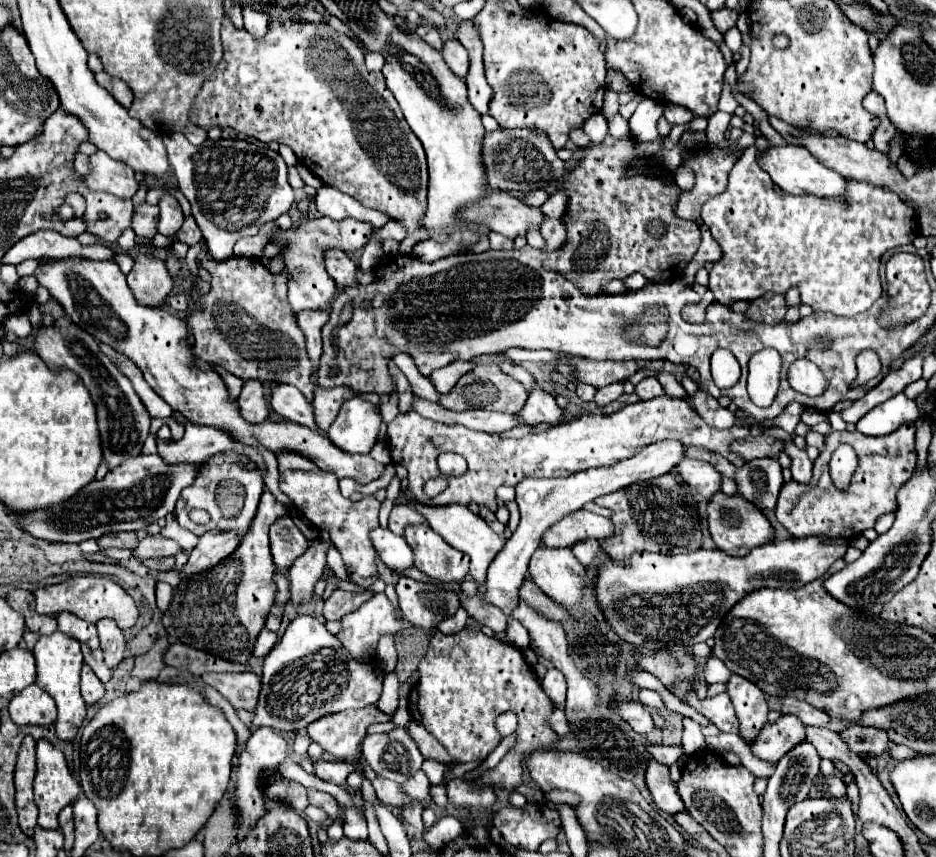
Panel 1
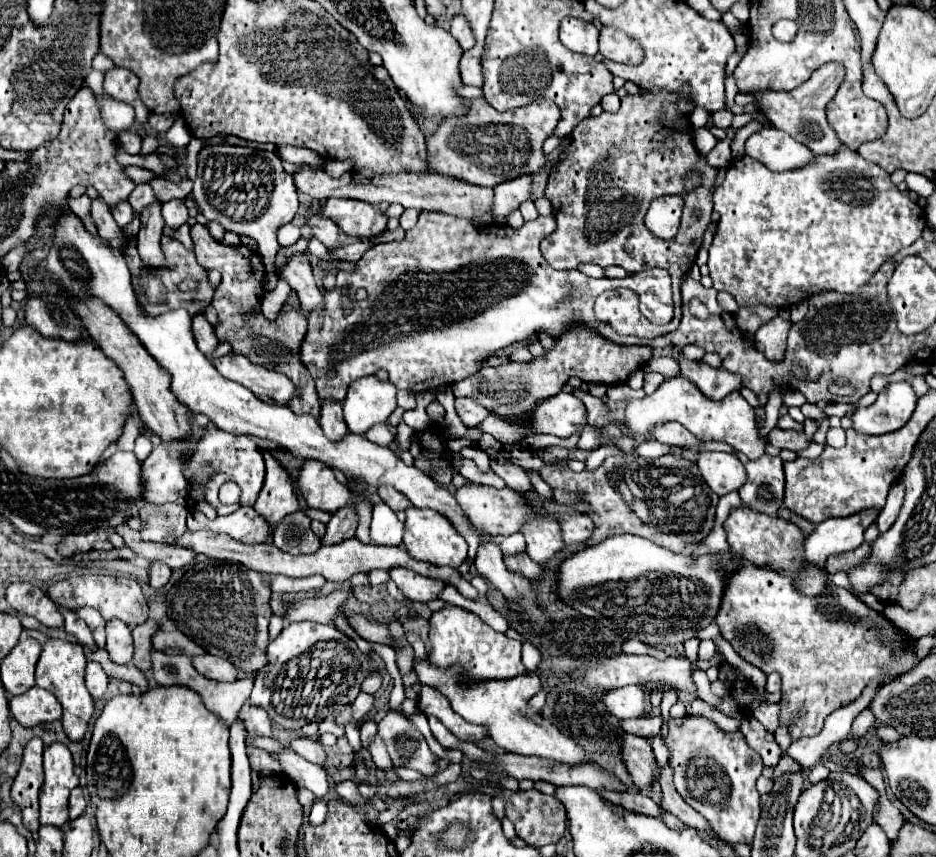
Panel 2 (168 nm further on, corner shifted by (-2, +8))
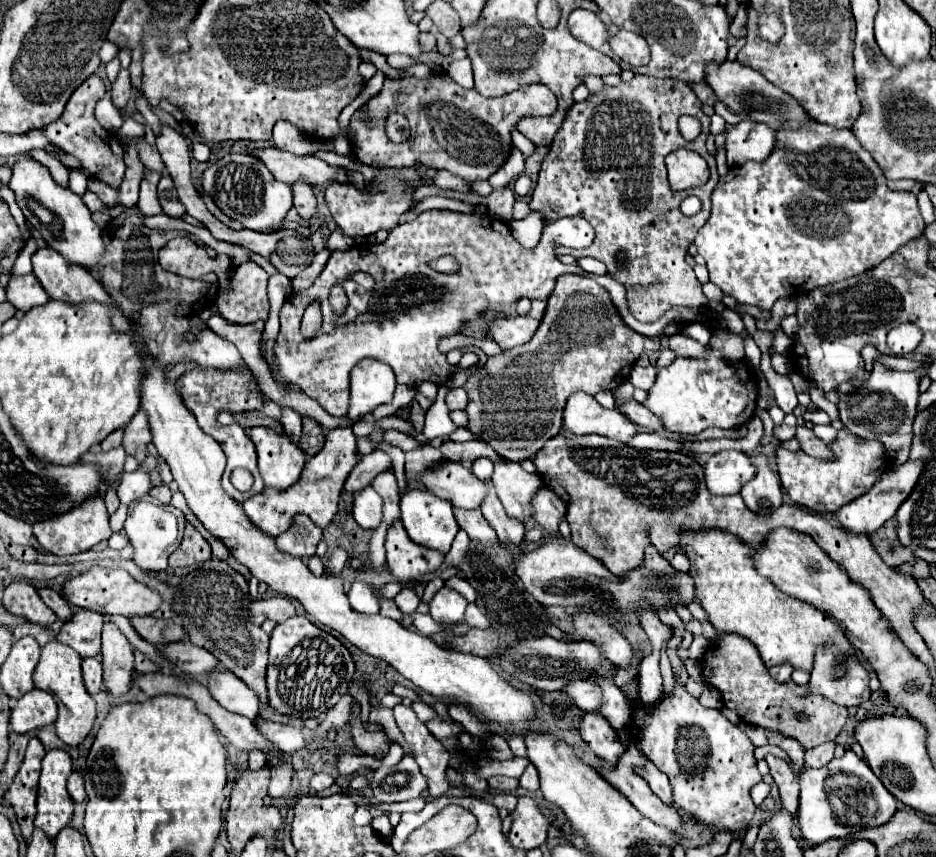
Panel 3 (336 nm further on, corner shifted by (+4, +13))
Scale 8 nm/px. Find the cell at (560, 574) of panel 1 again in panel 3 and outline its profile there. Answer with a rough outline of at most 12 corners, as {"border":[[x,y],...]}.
{"border":[[498,463],[492,485],[508,517],[534,519],[538,475],[520,463]]}

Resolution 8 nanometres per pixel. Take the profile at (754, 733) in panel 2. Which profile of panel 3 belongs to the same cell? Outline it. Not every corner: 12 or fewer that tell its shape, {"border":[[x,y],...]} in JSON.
{"border":[[766,755],[784,809],[796,815],[798,777],[786,761]]}

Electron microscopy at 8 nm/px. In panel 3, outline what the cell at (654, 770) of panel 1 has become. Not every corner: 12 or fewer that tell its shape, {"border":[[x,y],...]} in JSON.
{"border":[[600,713],[584,715],[580,735],[598,757],[618,763],[626,751]]}

